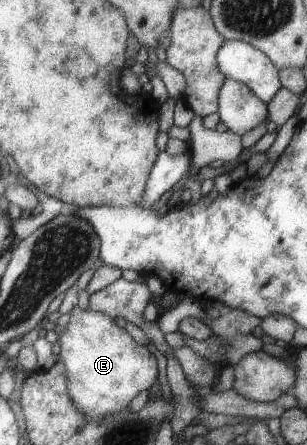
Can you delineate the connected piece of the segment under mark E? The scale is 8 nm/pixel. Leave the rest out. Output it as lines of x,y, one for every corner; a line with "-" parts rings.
75,305
70,312
68,325
61,333
59,344
61,344
59,358
67,370
68,393
71,394
76,407
88,419
101,418
127,408
127,404
137,394
143,390
149,391
149,388
155,384
157,362
155,362
153,352
149,352
145,345
138,344
133,340
125,328
119,328
105,313
89,309
82,310
78,305

